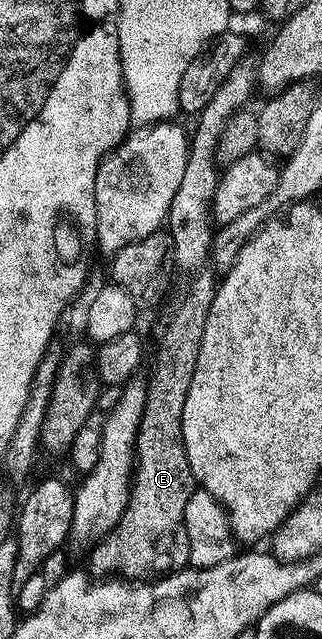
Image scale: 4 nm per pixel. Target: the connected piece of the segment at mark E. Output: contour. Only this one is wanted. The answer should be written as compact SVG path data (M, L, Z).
M242 61L230 69L226 81L218 85L218 93L210 97L206 109L202 109L195 116L196 132L193 130L188 144L186 170L178 193L174 193L174 201L170 201L170 209L166 220L166 230L172 236L172 258L175 266L184 271L196 271L188 279L184 292L176 299L176 304L168 311L168 320L156 339L156 356L151 356L152 372L148 375L148 383L144 387L144 408L142 421L138 425L136 438L136 459L132 488L128 497L128 504L118 522L99 540L100 543L92 551L87 566L91 574L96 577L123 577L133 581L148 581L153 577L163 576L165 573L183 571L189 566L190 537L186 537L186 501L190 501L192 492L197 490L196 478L192 475L190 461L186 457L184 438L182 437L182 405L186 405L186 393L190 389L190 377L194 377L194 365L198 357L198 349L202 341L202 333L206 329L206 317L212 304L214 279L208 271L200 271L204 262L209 262L214 248L214 218L212 202L220 185L221 168L218 166L216 150L220 145L220 138L228 123L239 111L245 110L252 99L252 94L258 91L258 71L252 68L248 61Z

